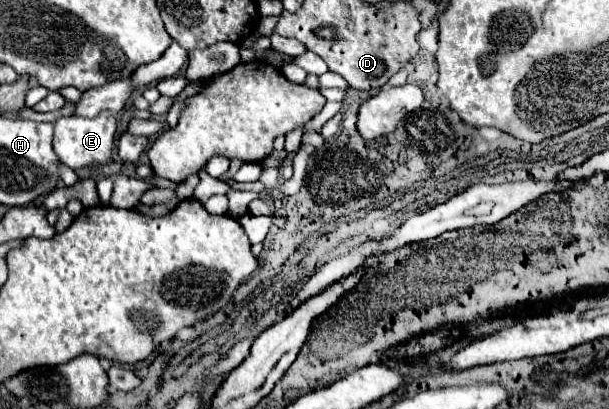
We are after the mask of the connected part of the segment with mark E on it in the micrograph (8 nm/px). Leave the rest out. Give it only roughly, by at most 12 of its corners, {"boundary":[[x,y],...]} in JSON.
{"boundary":[[69,116],[55,122],[53,148],[77,170],[107,164],[117,120]]}

